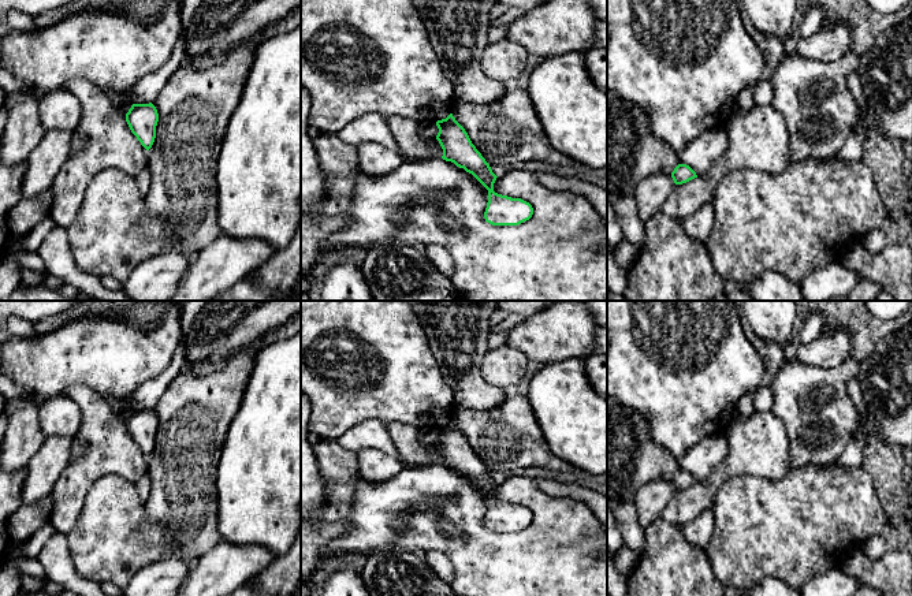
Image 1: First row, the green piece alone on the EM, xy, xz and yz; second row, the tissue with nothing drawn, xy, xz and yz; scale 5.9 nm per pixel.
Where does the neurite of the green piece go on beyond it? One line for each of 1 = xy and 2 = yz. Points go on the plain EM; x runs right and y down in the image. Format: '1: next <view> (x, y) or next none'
1: next none
2: next none

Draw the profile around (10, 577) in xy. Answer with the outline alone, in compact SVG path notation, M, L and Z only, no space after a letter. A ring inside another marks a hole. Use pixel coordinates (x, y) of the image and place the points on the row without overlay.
M12 563L0 567L0 596L16 596L22 588L22 573Z

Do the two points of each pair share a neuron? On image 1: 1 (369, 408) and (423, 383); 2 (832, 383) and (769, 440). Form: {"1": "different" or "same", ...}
{"1": "same", "2": "different"}

